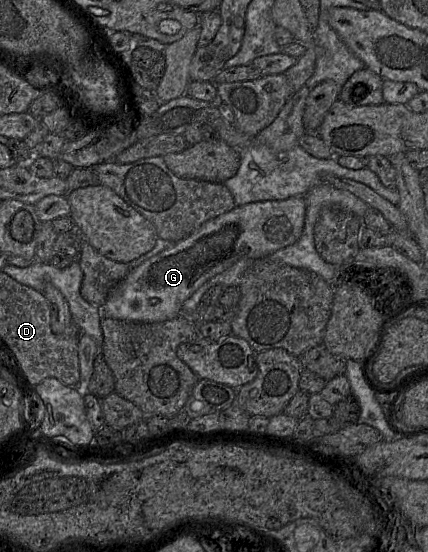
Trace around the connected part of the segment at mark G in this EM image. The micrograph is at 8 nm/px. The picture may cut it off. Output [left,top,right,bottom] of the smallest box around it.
[101,196,305,322]

